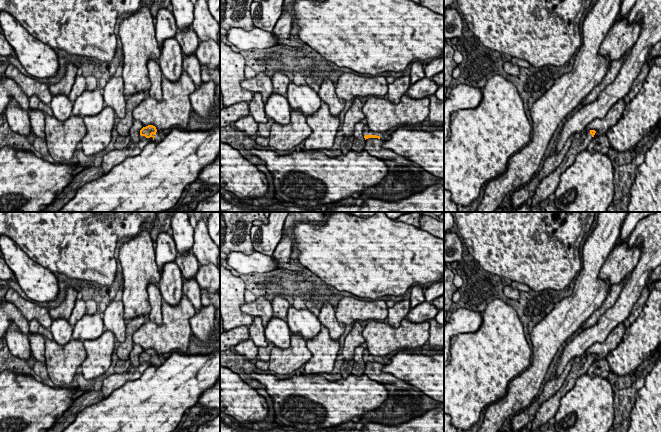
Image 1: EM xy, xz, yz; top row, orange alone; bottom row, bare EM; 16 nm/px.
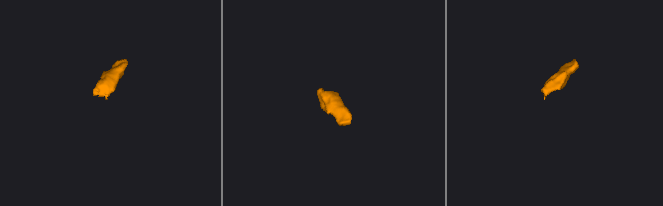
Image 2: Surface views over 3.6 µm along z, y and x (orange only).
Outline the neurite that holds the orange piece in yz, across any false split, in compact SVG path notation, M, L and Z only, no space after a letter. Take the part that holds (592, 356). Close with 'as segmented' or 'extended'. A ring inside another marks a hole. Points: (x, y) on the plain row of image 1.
M590 354L588 357L581 360L576 359L572 365L568 377L566 378L563 386L557 390L547 401L543 402L536 411L535 419L530 423L530 429L535 430L546 424L551 418L553 418L560 406L561 398L570 391L575 383L576 379L583 373L586 373L590 365L594 361L596 355Z | extended

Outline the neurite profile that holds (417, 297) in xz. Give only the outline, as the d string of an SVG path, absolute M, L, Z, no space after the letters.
M415 284L410 293L410 306L411 308L425 302L424 290L420 285Z

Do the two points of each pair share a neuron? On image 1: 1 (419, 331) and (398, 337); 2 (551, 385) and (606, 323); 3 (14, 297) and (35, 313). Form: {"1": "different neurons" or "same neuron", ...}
{"1": "same neuron", "2": "different neurons", "3": "same neuron"}

